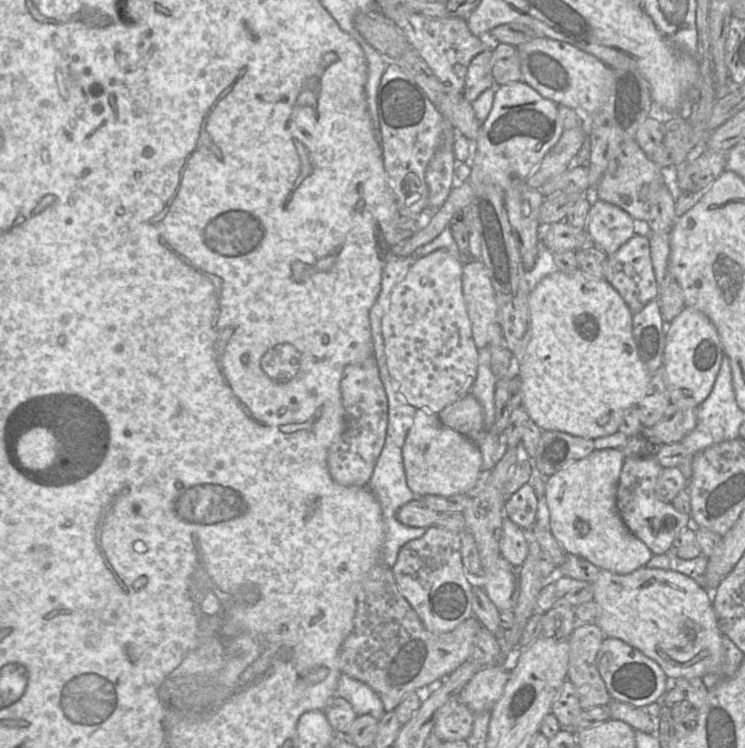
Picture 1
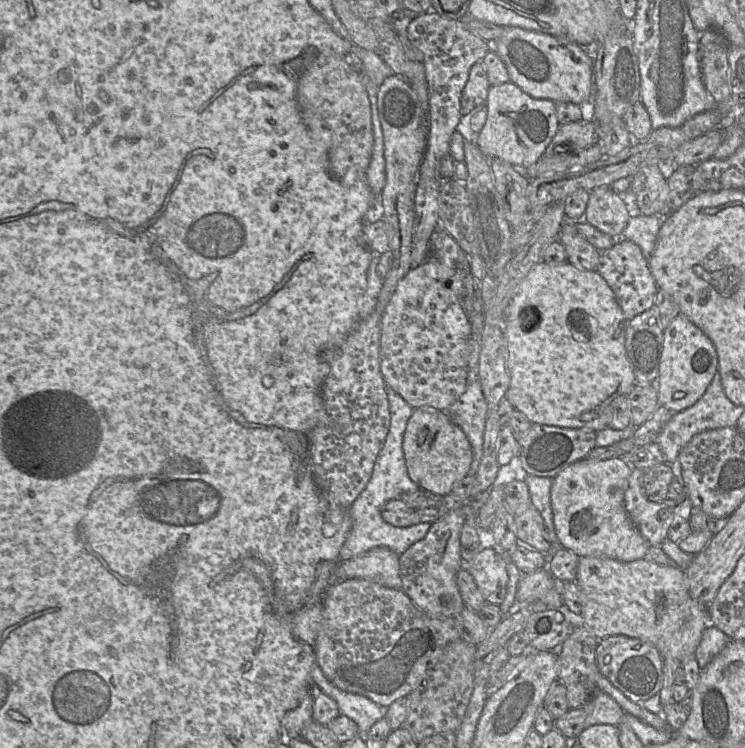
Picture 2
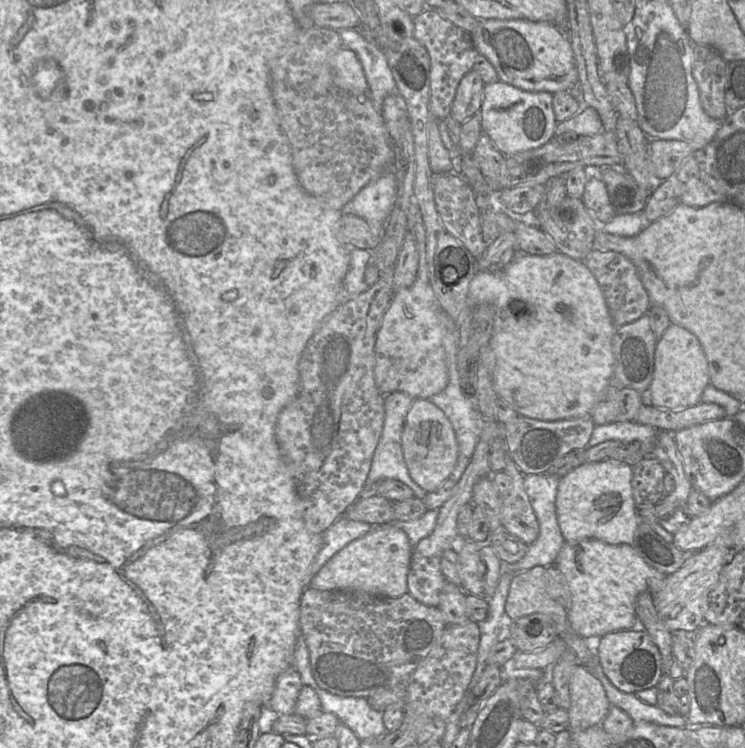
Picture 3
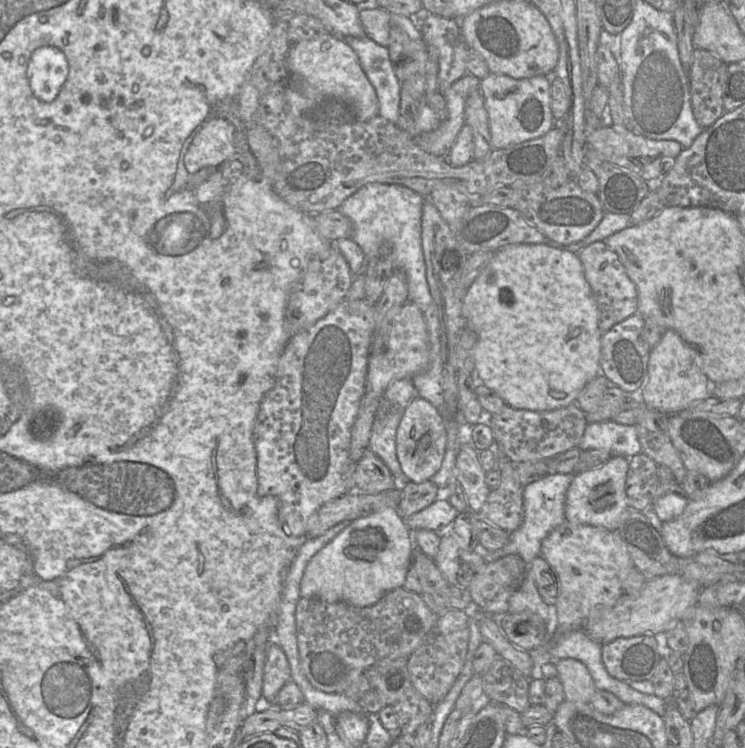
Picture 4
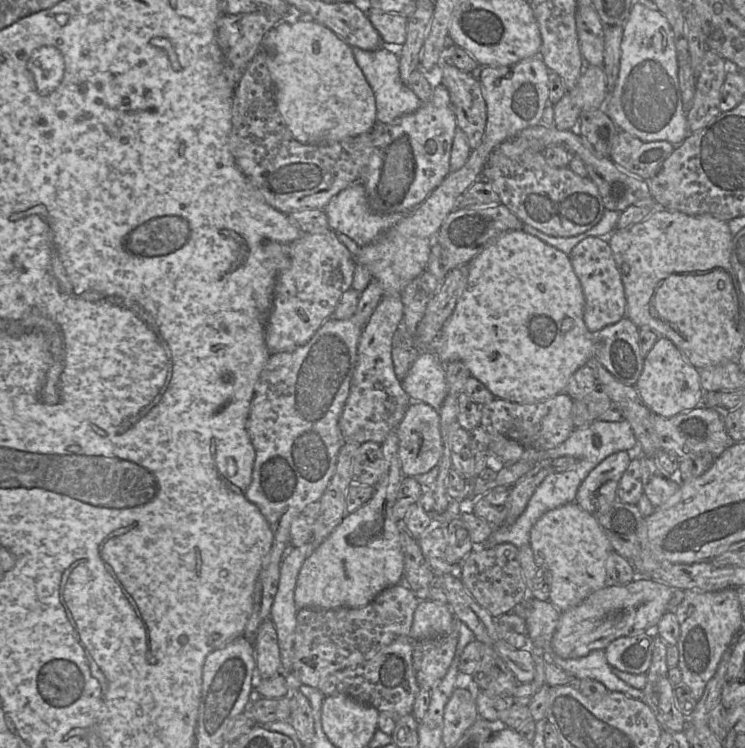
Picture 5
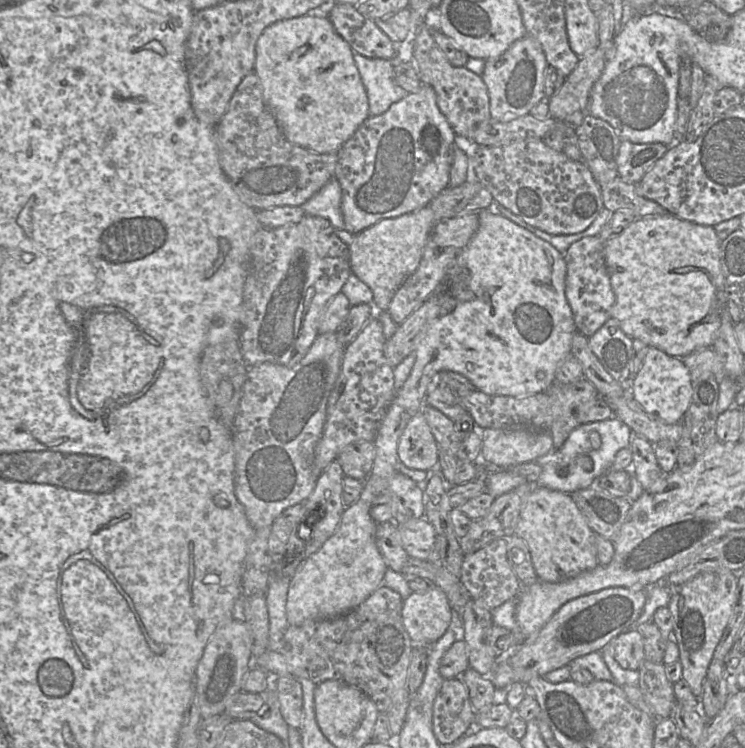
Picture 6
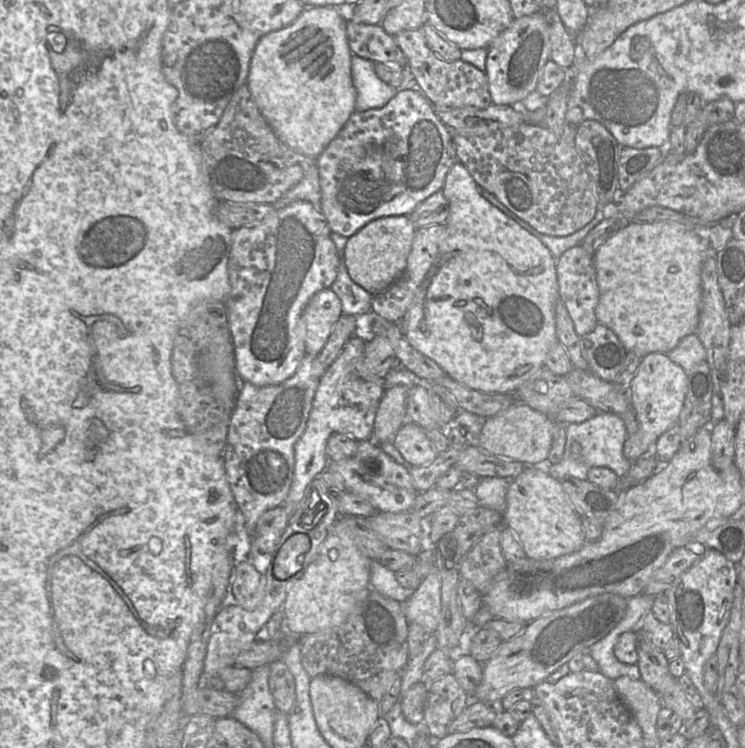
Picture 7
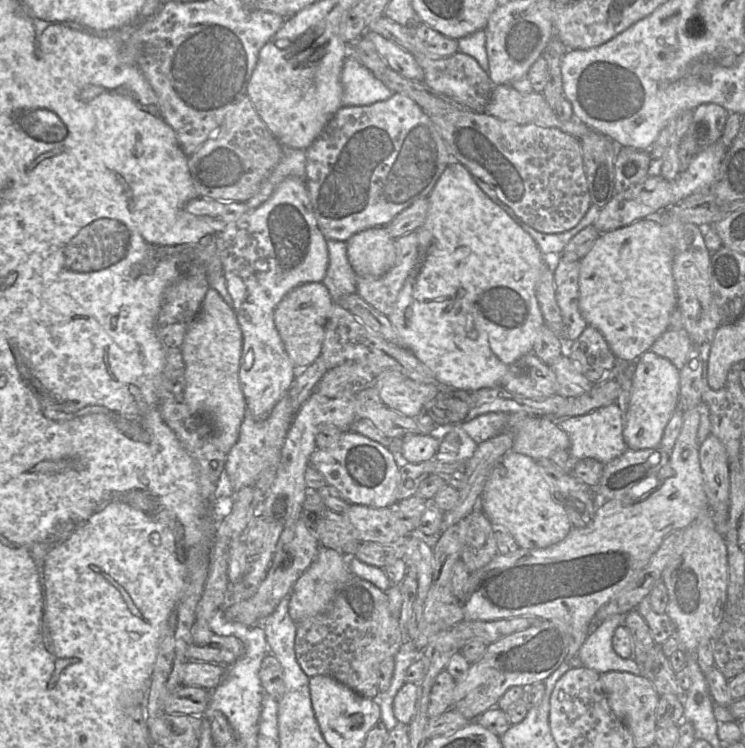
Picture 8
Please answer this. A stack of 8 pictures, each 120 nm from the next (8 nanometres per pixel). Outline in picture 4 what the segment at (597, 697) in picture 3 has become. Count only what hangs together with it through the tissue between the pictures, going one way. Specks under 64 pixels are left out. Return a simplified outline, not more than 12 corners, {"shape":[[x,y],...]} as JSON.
{"shape":[[554,661],[565,700],[589,703],[597,691],[587,667]]}

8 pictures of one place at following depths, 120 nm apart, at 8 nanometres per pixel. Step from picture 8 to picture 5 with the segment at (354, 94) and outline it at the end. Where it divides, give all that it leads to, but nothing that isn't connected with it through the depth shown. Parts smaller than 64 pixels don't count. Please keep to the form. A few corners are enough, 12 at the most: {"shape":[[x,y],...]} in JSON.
{"shape":[[352,47],[374,93],[377,123],[423,102],[401,80],[399,56]]}

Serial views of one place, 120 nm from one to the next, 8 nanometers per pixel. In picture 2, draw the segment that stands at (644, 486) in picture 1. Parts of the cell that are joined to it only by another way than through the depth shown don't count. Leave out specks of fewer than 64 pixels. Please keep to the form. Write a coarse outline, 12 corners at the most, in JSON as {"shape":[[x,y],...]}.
{"shape":[[632,468],[625,508],[649,545],[661,546],[671,526],[689,520],[687,491],[649,501],[642,469]]}

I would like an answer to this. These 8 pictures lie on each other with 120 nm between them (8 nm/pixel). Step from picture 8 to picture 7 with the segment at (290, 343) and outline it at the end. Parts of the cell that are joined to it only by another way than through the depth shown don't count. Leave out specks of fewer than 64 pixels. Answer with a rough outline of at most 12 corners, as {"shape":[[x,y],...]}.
{"shape":[[330,288],[303,311],[306,354],[318,356],[341,315]]}

